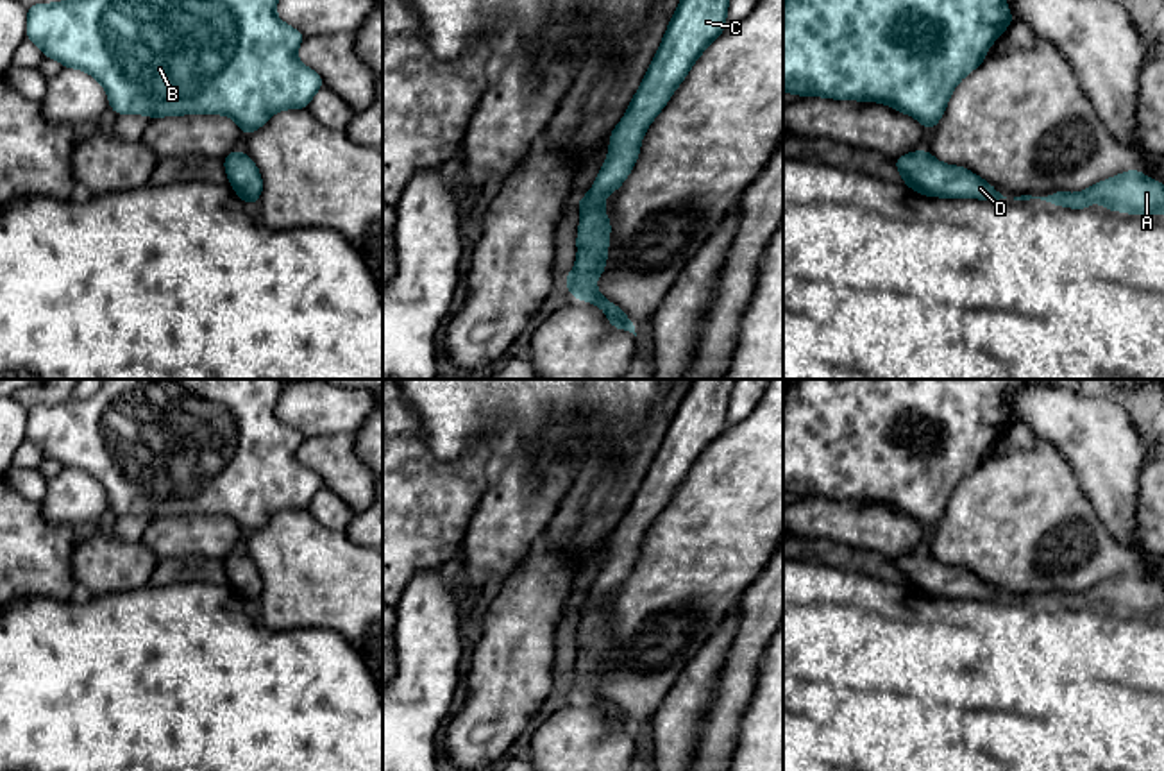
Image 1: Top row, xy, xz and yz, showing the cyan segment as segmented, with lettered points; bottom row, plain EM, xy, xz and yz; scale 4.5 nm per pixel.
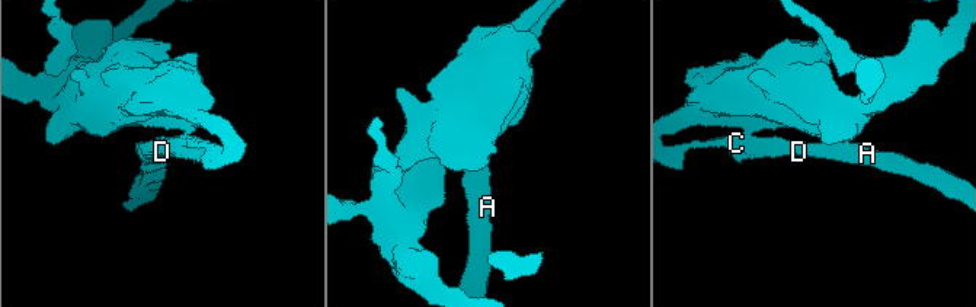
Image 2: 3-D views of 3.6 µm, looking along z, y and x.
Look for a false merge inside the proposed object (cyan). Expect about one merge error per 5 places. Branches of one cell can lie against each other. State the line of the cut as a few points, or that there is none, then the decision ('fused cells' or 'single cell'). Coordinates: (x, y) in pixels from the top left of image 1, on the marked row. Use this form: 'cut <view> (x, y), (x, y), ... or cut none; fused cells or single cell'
cut none; single cell

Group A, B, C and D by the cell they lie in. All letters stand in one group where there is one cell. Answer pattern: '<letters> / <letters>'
A B C D

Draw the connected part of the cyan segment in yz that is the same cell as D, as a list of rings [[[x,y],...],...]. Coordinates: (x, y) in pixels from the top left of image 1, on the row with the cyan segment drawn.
[[[914,150],[892,161],[903,182],[924,197],[1007,199],[971,170],[940,163],[928,150]]]

